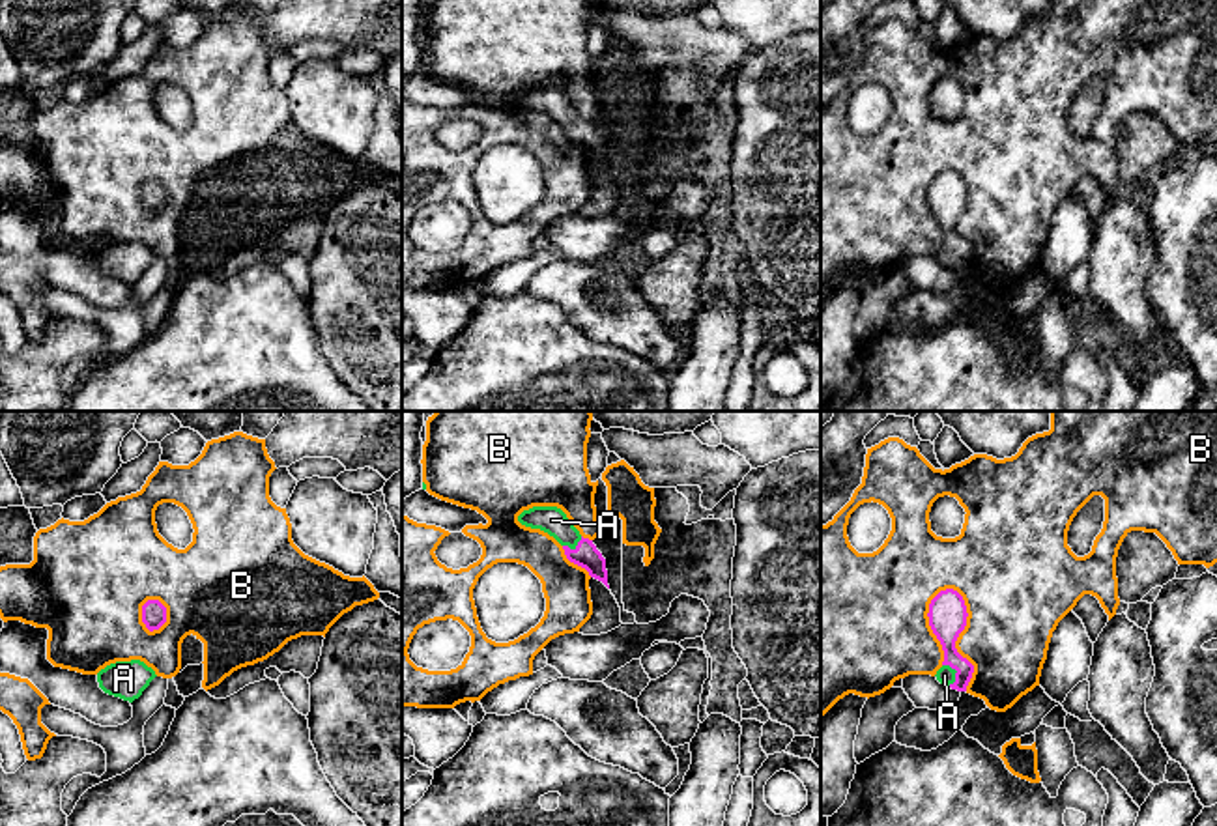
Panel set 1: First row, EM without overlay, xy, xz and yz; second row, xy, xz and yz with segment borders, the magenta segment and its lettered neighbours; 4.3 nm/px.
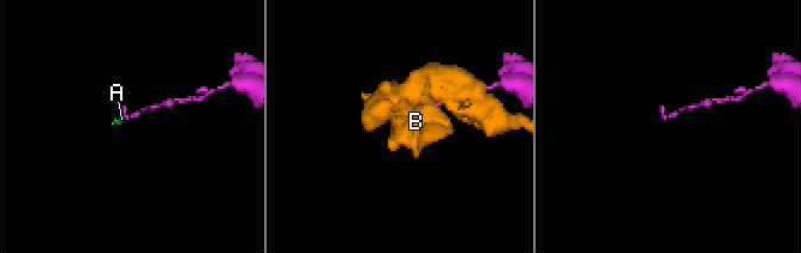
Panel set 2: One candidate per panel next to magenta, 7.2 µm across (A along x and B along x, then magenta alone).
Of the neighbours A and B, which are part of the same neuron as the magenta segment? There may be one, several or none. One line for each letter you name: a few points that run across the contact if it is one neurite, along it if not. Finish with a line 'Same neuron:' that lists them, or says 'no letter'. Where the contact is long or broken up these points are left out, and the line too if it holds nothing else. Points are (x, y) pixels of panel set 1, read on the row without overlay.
A: line yz (946, 199), (948, 230), (956, 255), (944, 256)
Same neuron: A

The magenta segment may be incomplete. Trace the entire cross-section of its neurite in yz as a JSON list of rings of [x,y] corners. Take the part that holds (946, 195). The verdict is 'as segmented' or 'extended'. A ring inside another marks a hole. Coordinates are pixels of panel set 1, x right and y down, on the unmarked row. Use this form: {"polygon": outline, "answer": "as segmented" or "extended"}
{"polygon": [[[953,170],[940,172],[931,181],[927,198],[944,232],[942,249],[935,256],[937,262],[952,271],[966,273],[974,247],[955,230],[955,222],[965,211],[968,198],[963,178]]], "answer": "extended"}

